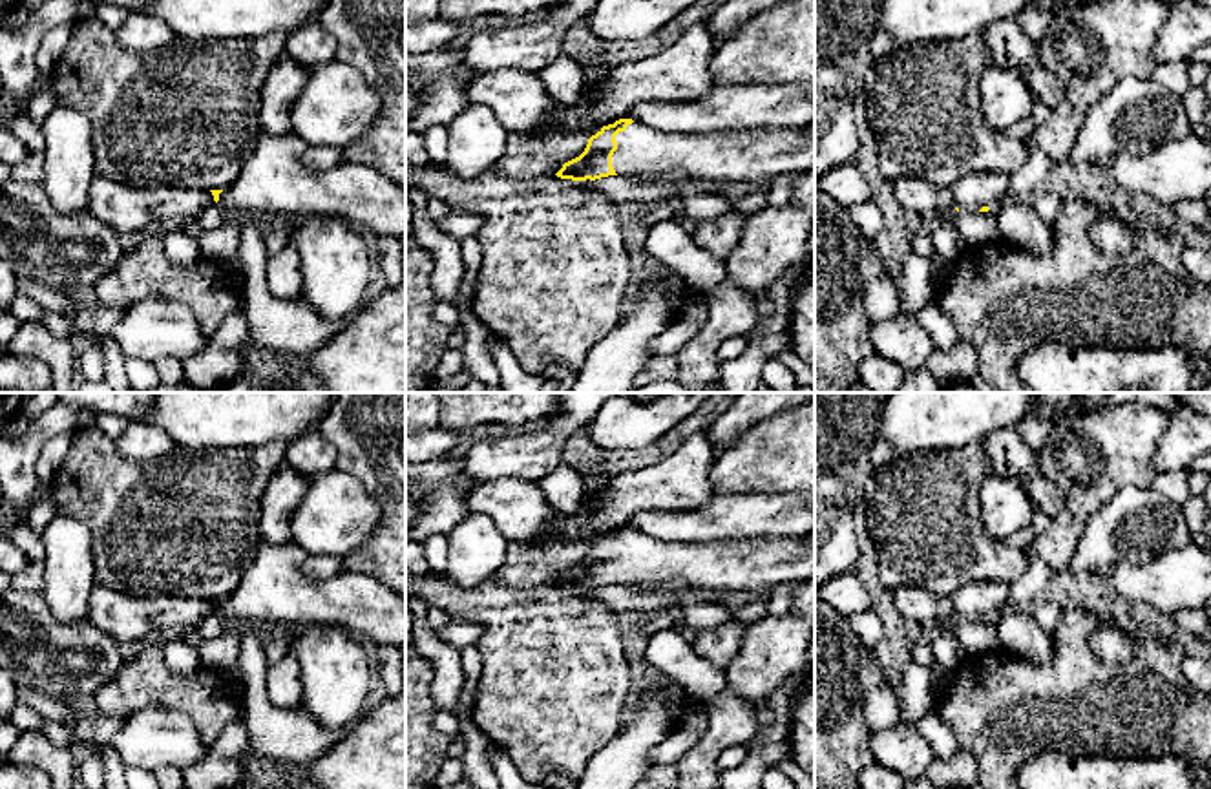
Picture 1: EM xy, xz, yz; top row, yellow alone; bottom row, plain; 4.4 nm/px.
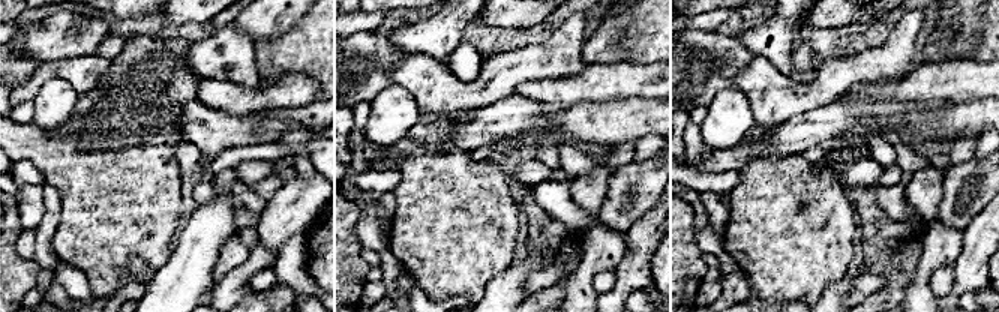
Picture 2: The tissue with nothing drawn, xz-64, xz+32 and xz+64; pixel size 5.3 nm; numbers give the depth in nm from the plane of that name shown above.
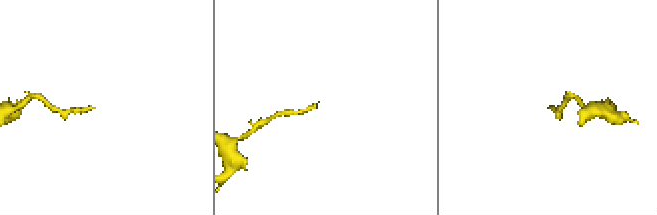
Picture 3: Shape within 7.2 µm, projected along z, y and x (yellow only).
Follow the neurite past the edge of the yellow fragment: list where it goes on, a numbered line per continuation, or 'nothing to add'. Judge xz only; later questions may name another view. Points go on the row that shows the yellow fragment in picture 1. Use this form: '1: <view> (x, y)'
1: xz (645, 154)

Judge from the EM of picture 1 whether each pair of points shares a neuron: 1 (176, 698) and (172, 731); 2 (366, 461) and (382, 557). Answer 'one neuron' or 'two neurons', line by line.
1: two neurons
2: one neuron

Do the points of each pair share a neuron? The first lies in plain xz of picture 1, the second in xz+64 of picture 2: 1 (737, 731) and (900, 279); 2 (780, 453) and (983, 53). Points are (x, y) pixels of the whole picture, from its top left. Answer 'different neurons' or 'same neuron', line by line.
1: different neurons
2: same neuron

